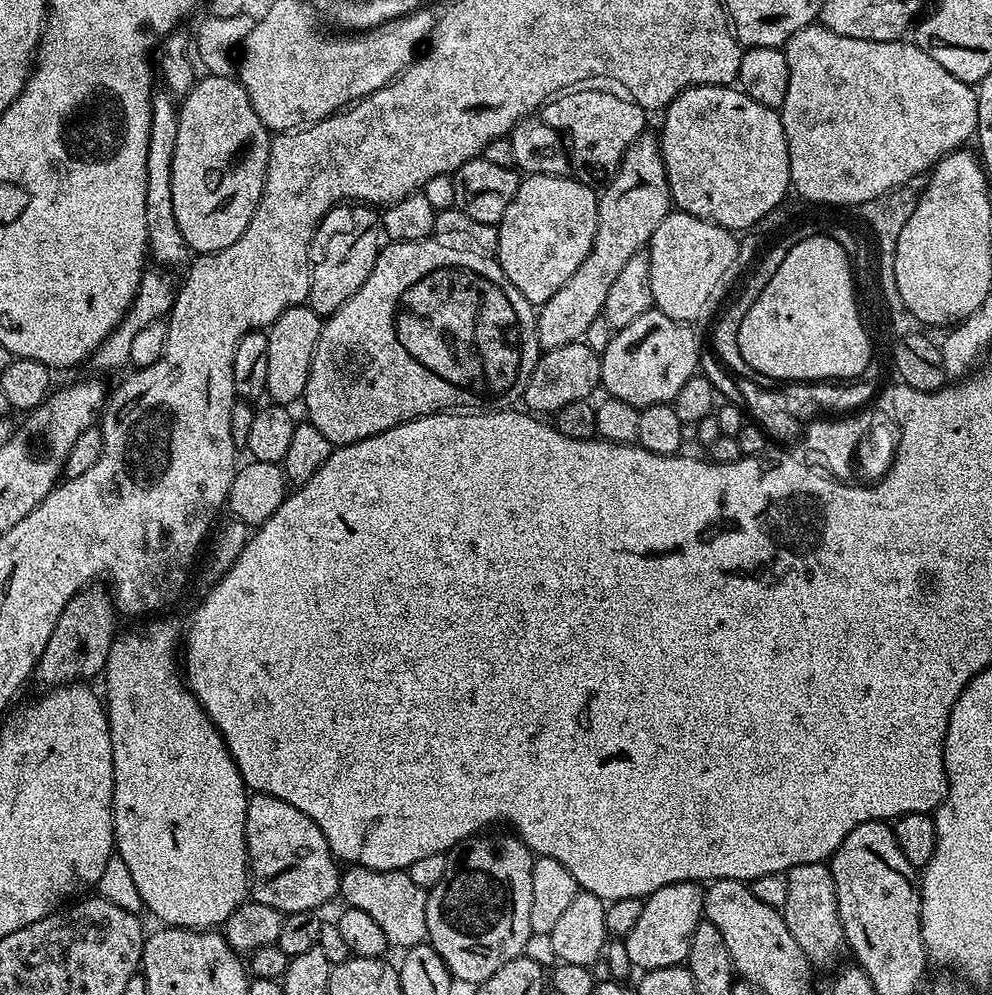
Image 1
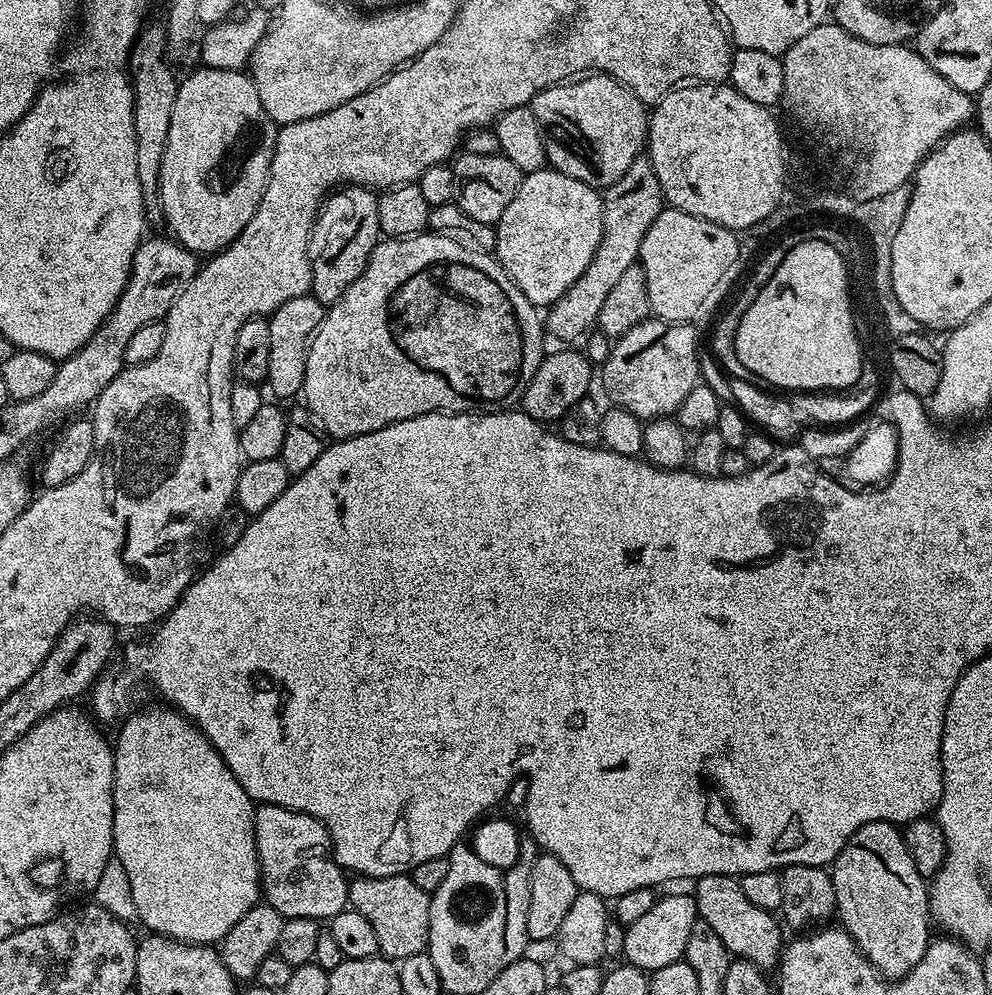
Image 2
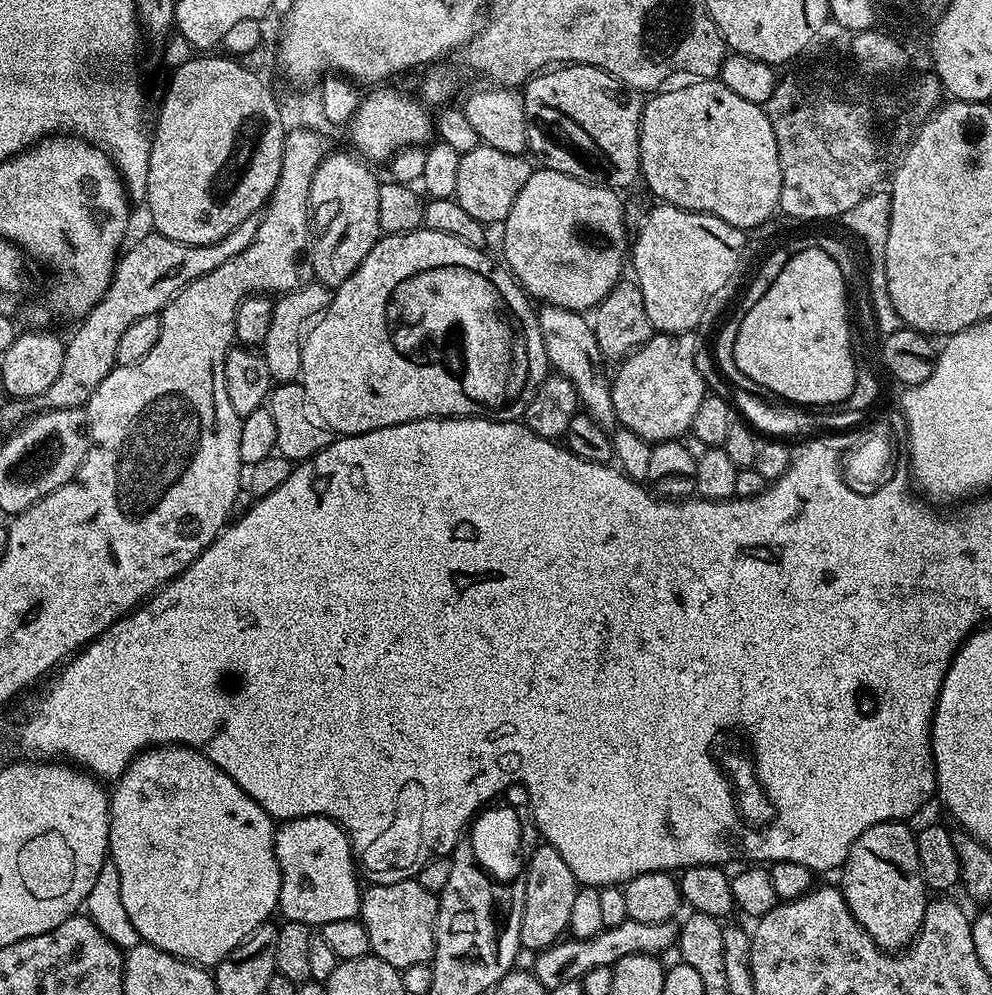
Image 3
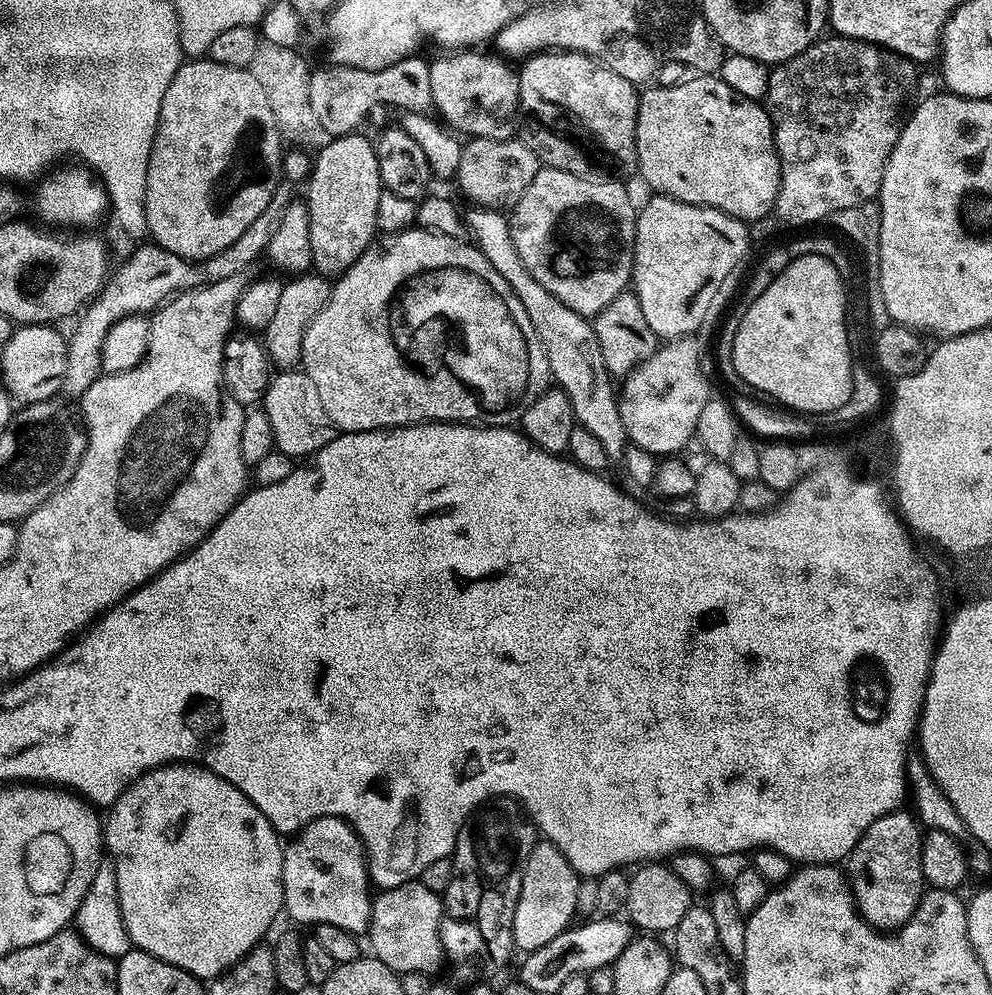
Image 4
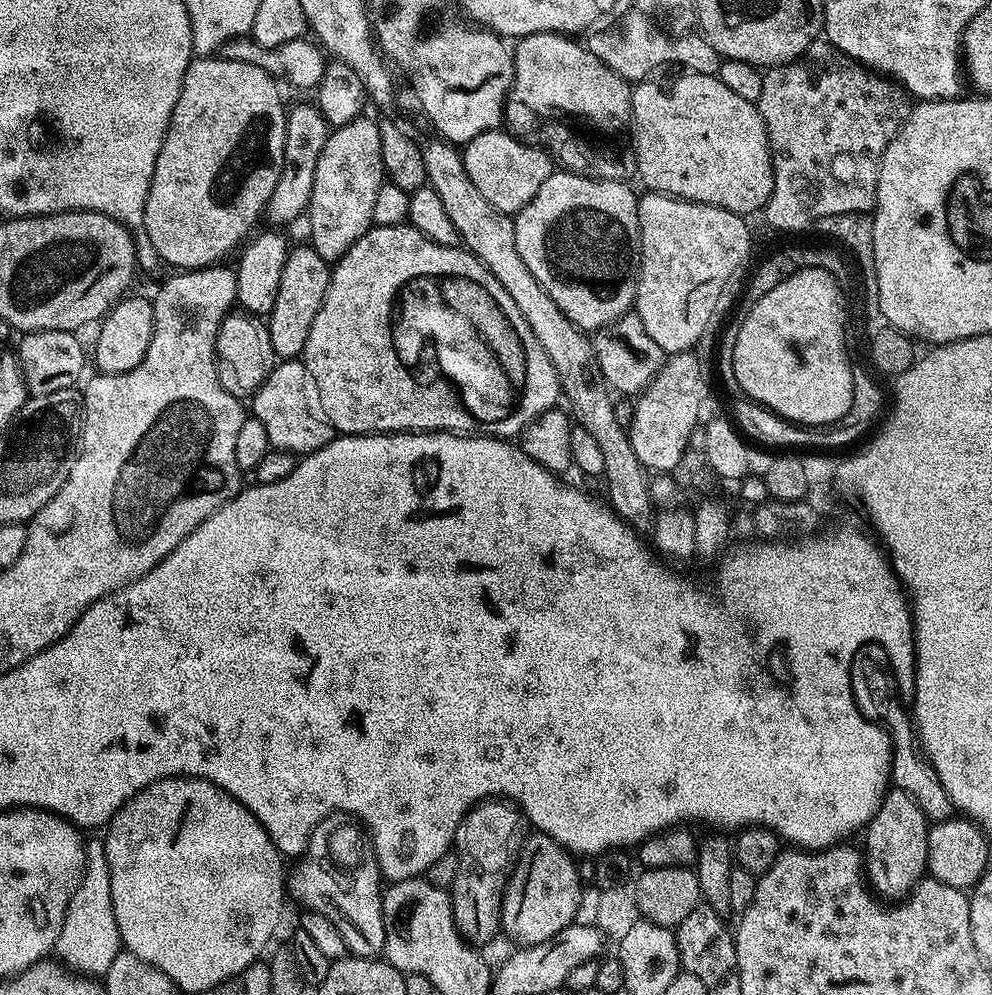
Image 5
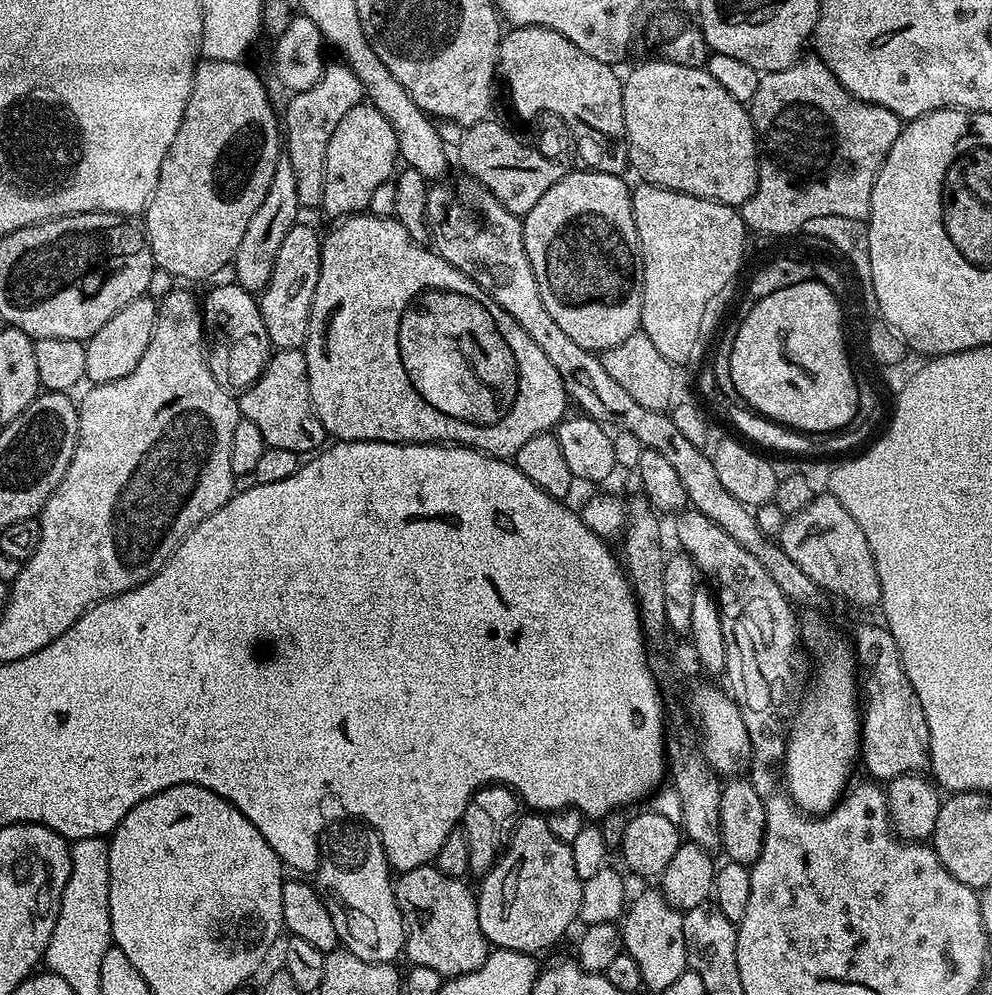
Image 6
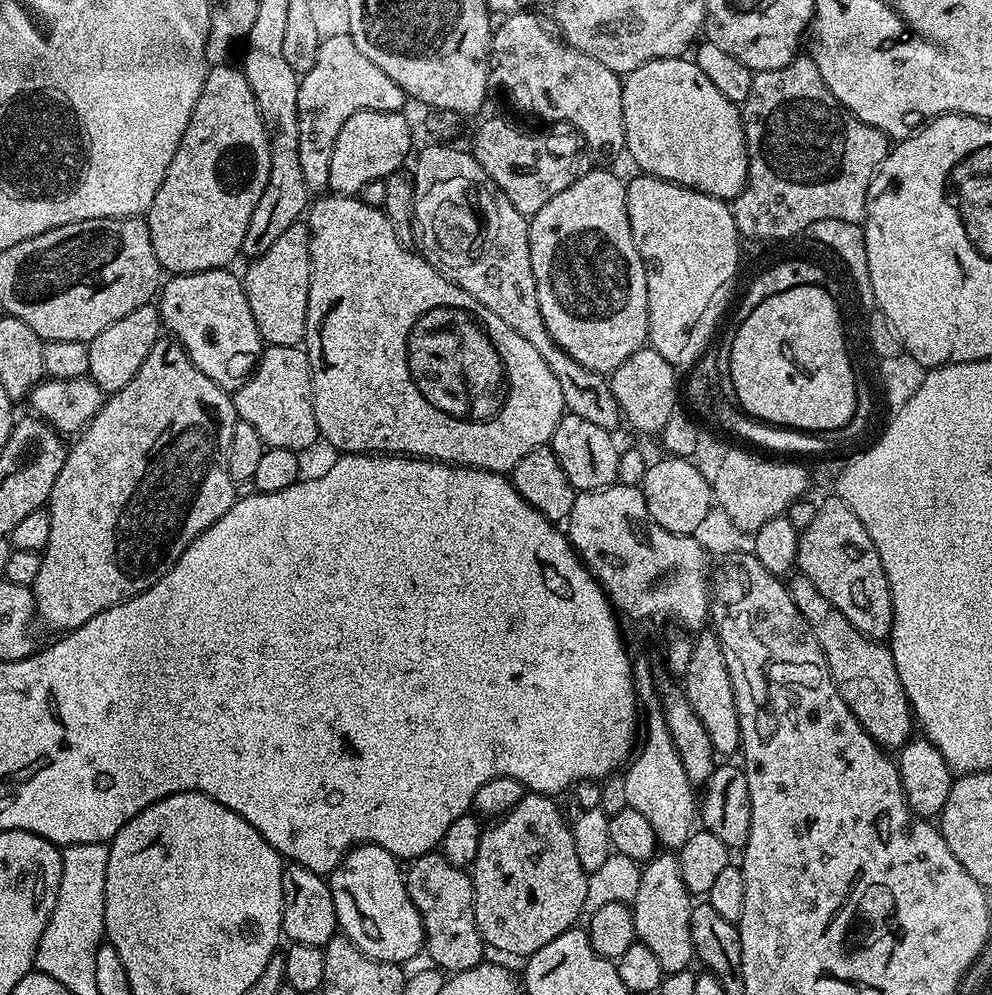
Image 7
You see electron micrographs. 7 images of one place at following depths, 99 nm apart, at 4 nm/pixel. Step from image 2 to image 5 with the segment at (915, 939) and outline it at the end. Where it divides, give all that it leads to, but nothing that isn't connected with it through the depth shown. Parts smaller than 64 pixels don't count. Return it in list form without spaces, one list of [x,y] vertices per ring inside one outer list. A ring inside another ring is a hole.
[[[889,787],[874,818],[866,825],[868,838],[862,843],[867,879],[881,897],[903,898],[920,883],[928,867],[929,827],[930,821],[918,802],[900,788]]]

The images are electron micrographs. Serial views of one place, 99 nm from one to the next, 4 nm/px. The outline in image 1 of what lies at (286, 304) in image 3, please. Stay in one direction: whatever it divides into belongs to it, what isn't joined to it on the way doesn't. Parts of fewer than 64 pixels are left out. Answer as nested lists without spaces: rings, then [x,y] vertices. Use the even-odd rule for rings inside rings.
[[[307,303],[288,308],[267,329],[268,345],[266,346],[266,393],[273,404],[292,406],[299,401],[306,390],[306,382],[310,378],[310,362],[314,358],[314,350],[318,346],[318,338],[322,327],[322,318]]]

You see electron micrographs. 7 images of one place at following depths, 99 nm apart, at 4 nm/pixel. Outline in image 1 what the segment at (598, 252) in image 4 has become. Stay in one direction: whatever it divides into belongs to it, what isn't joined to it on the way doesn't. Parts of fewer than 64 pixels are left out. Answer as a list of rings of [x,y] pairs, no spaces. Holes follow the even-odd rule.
[[[525,175],[518,186],[518,194],[514,194],[514,202],[506,206],[506,214],[502,214],[496,229],[498,246],[495,259],[500,269],[510,278],[510,282],[529,300],[533,306],[545,304],[582,266],[586,254],[590,254],[590,246],[594,242],[594,234],[598,226],[598,192],[593,185],[567,176],[534,176]]]

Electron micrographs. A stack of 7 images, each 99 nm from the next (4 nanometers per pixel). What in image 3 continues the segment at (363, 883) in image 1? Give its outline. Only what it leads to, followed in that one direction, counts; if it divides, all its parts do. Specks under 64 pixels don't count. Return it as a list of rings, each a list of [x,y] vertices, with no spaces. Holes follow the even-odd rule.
[[[415,878],[365,887],[358,918],[366,926],[366,934],[370,934],[371,955],[398,970],[429,963],[436,952],[437,907],[437,897]]]

